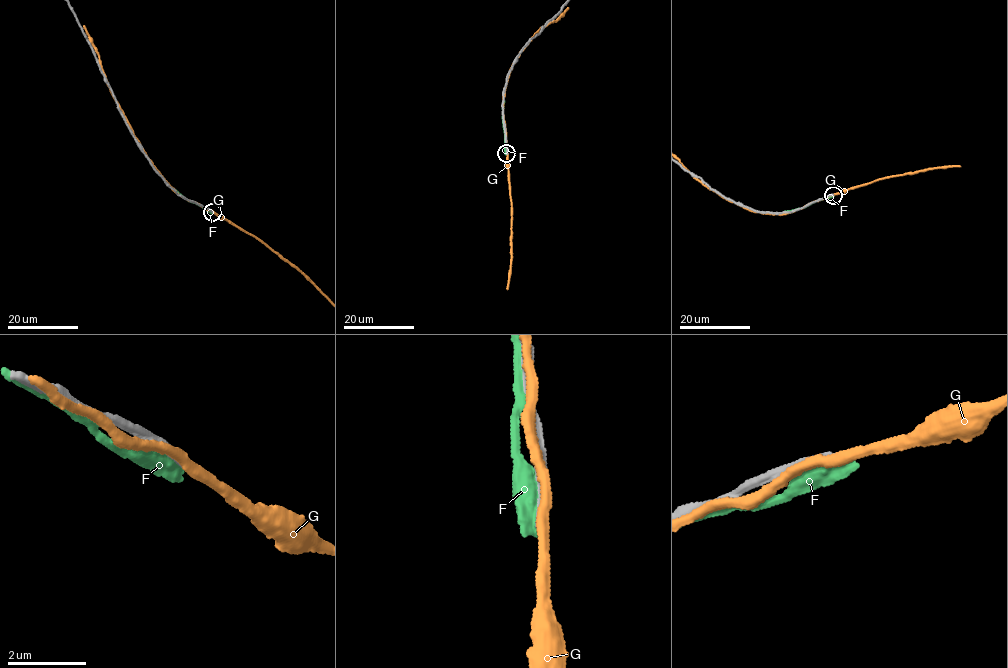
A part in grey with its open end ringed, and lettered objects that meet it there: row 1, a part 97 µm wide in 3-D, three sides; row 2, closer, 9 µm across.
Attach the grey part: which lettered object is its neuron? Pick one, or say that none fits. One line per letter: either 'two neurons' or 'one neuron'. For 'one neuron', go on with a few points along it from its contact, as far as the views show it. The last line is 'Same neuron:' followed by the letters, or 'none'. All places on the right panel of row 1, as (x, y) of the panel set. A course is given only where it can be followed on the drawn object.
F: two neurons
G: two neurons
Same neuron: none

